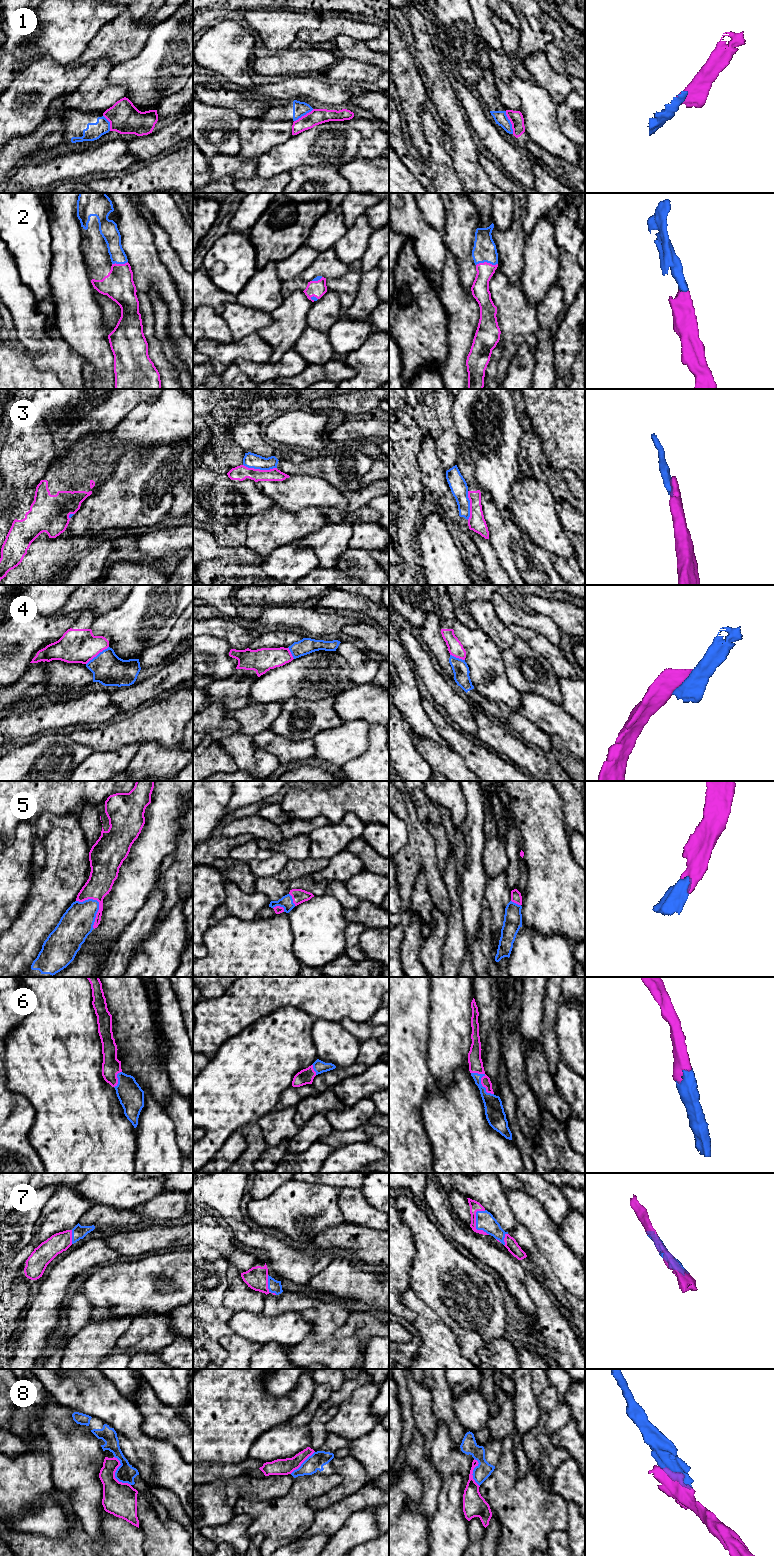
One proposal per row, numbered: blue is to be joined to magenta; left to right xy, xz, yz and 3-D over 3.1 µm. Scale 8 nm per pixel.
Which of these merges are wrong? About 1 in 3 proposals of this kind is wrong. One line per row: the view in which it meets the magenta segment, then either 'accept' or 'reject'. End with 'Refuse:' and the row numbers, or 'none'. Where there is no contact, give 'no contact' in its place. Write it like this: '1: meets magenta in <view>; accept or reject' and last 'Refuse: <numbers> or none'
1: meets magenta in yz; reject
2: meets magenta in yz; accept
3: meets magenta in xz; reject
4: meets magenta in xy; reject
5: meets magenta in xy; accept
6: meets magenta in yz; accept
7: meets magenta in yz; accept
8: meets magenta in xy; reject
Refuse: 1, 3, 4, 8

